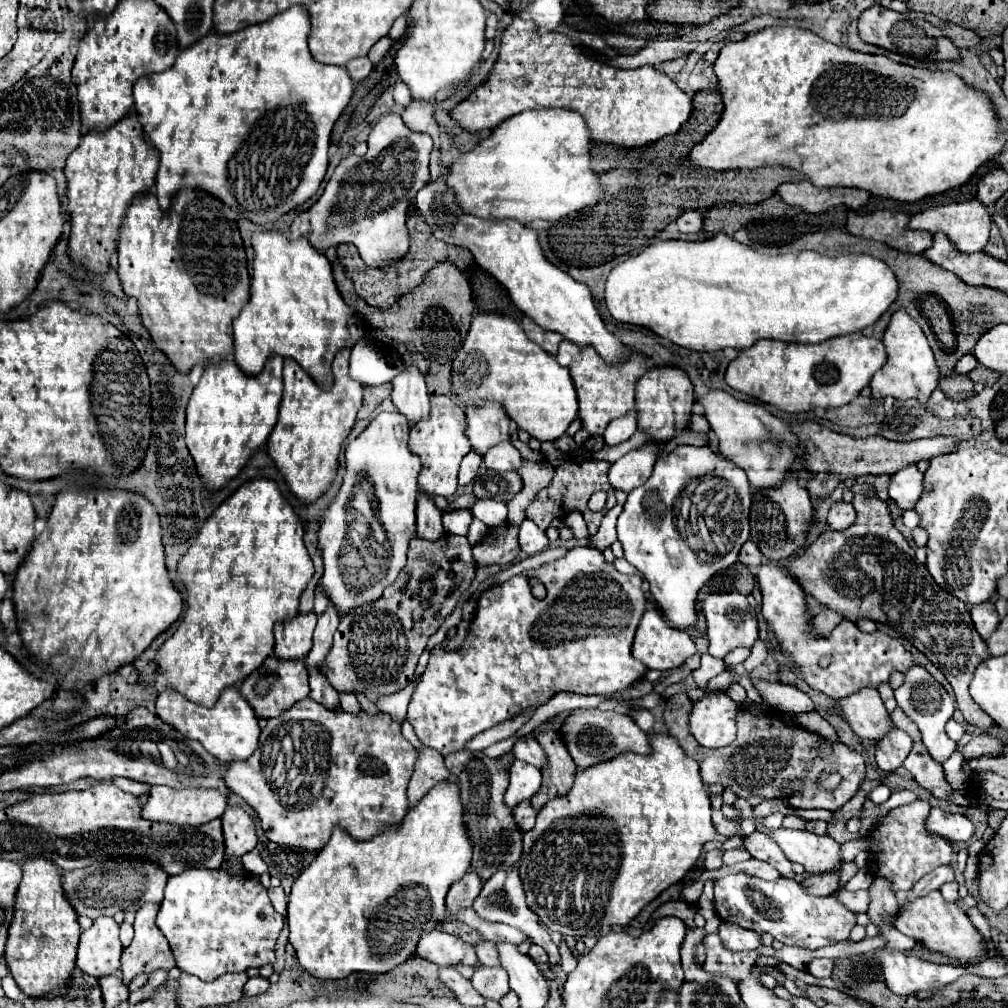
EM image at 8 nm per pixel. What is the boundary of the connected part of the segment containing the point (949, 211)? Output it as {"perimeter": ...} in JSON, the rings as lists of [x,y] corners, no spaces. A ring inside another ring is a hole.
{"perimeter":[[[972,198],[968,202],[960,202],[960,204],[946,204],[946,206],[936,206],[936,208],[928,208],[916,216],[912,216],[910,228],[916,230],[928,230],[932,234],[936,232],[944,232],[960,252],[980,252],[986,248],[988,238],[990,238],[990,226],[992,226],[992,218],[988,214],[988,208],[978,200]]]}

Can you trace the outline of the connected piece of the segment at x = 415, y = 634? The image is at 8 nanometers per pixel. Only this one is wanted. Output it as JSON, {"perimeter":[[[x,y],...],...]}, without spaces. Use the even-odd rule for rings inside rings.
{"perimeter":[[[446,532],[442,538],[434,542],[414,536],[408,548],[408,564],[398,574],[394,584],[384,590],[382,598],[378,598],[376,602],[356,606],[340,616],[340,624],[334,634],[334,644],[322,668],[332,686],[338,692],[364,692],[372,702],[376,702],[380,694],[392,694],[410,684],[414,678],[418,658],[424,652],[430,636],[438,632],[446,616],[456,608],[464,592],[470,588],[474,576],[476,562],[472,558],[472,546],[468,544],[466,536],[454,536]]]}

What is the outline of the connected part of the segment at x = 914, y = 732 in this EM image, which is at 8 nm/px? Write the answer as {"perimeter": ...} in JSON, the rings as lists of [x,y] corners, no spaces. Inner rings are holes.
{"perimeter":[[[896,708],[896,710],[890,714],[890,718],[892,718],[892,722],[894,722],[898,728],[904,728],[904,730],[912,736],[914,742],[922,742],[922,734],[920,733],[918,726],[904,714],[903,710]]]}

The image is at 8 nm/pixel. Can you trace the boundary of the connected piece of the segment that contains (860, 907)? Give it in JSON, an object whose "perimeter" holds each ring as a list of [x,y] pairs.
{"perimeter":[[[840,888],[836,892],[836,898],[840,904],[844,904],[848,910],[852,912],[866,912],[868,910],[868,902],[870,902],[870,896],[868,892],[864,890],[858,890],[858,892],[848,892],[846,888]]]}

